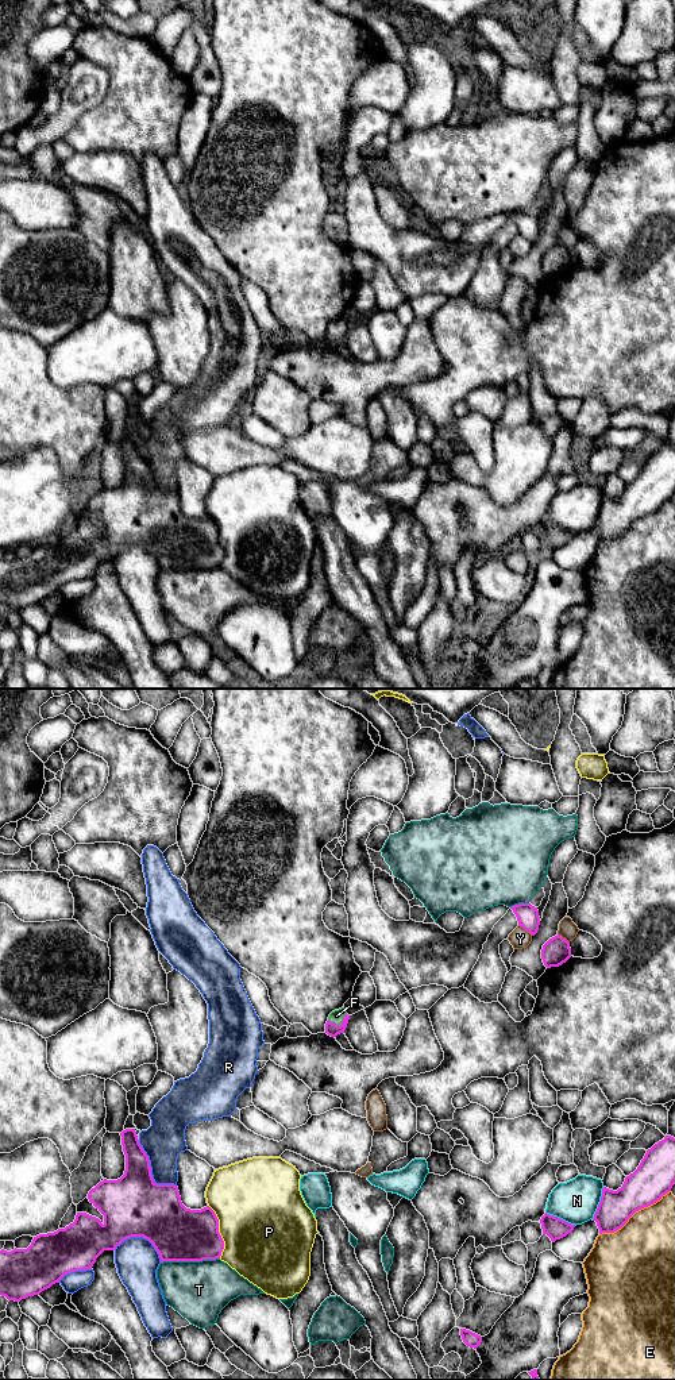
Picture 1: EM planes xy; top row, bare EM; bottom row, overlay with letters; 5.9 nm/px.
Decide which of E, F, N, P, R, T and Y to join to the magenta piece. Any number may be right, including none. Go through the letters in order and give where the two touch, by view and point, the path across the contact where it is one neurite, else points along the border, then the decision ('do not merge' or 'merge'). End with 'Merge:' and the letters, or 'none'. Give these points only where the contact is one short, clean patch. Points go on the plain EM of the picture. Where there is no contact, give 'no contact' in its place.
E: xy (635, 520) | do not merge
F: xy (338, 334) | across xy (331, 336), (338, 334), (336, 324) | merge
N: xy (600, 512) | do not merge
P: xy (218, 540) | do not merge
R: xy (150, 480) | do not merge
T: xy (189, 569) | do not merge
Y: xy (525, 238) | do not merge
Merge: F

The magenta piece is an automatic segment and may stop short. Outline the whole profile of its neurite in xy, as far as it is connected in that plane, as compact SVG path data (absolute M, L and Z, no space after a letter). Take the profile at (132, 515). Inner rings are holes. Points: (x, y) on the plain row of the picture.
M126 437L120 442L120 444L122 444L123 460L126 463L124 483L117 489L104 487L94 497L92 497L88 502L89 510L104 524L104 529L101 531L99 527L92 525L86 521L77 521L73 532L70 532L65 537L58 537L54 541L39 543L39 544L34 546L31 554L27 558L16 558L15 556L11 560L1 558L0 559L0 604L1 605L5 605L8 609L20 610L22 608L26 608L28 605L39 604L42 600L50 597L53 593L59 591L59 589L68 582L72 582L76 579L92 578L93 573L96 571L96 567L104 559L115 559L117 554L120 554L124 548L131 547L131 546L143 546L143 547L148 548L153 552L153 555L155 556L155 559L158 560L161 571L163 571L163 570L202 570L202 568L220 567L221 560L224 558L224 550L219 541L219 528L217 528L215 520L209 514L207 514L201 519L186 517L181 510L181 505L180 505L180 500L178 500L177 494L174 494L174 493L157 493L154 490L153 483L151 483L148 465L146 463L142 454L139 452L135 437Z

